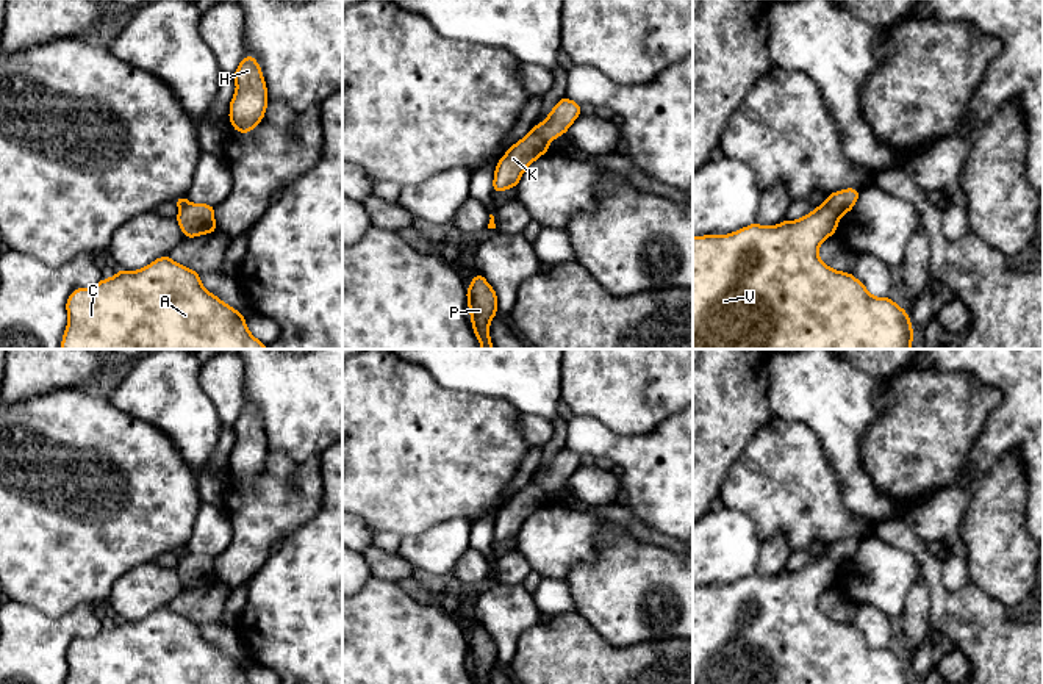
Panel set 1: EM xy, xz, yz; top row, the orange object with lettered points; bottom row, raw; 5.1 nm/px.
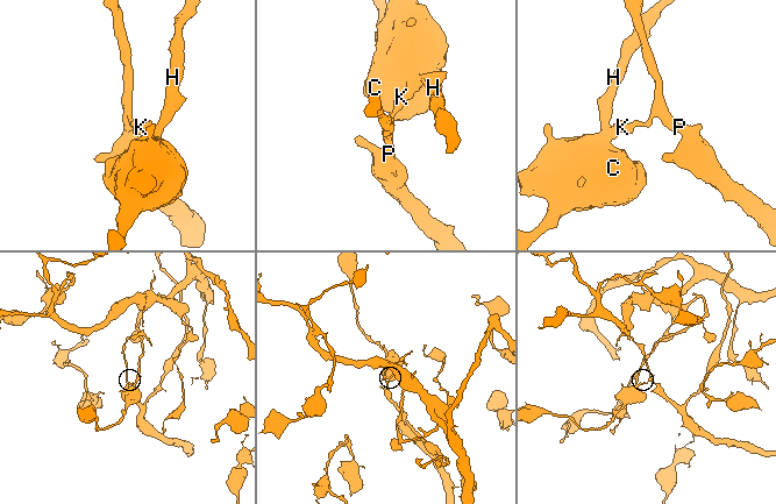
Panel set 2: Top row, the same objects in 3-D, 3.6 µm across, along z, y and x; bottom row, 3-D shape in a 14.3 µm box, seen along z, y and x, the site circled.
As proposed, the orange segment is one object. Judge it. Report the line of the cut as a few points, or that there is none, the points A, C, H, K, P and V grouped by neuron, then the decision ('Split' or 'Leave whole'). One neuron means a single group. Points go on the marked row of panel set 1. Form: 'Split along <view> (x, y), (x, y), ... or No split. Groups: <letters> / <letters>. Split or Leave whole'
Split along xz (532, 130), (548, 143). Groups: A C H V / K P. Split

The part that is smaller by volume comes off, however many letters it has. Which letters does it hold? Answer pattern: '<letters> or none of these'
K, P

